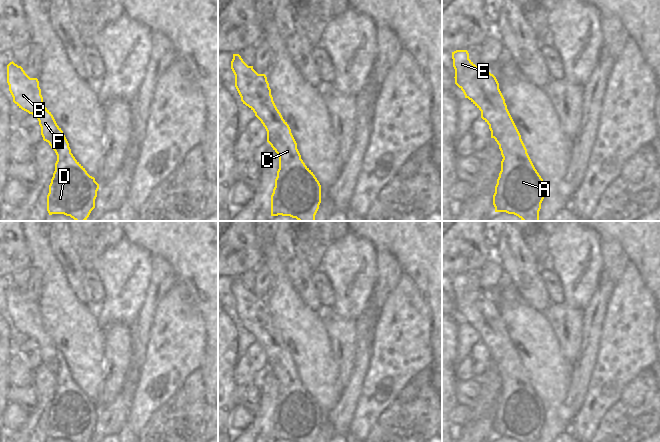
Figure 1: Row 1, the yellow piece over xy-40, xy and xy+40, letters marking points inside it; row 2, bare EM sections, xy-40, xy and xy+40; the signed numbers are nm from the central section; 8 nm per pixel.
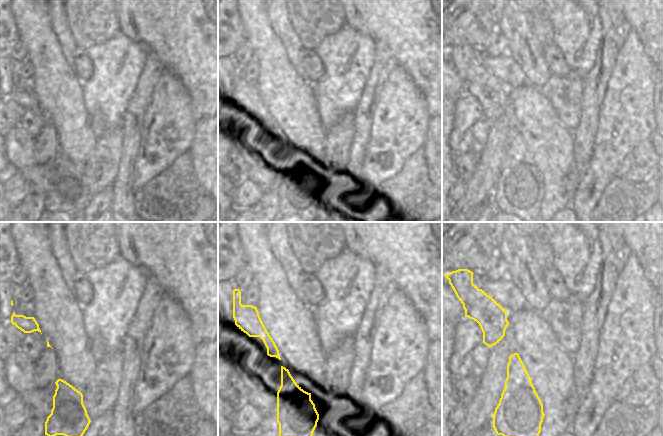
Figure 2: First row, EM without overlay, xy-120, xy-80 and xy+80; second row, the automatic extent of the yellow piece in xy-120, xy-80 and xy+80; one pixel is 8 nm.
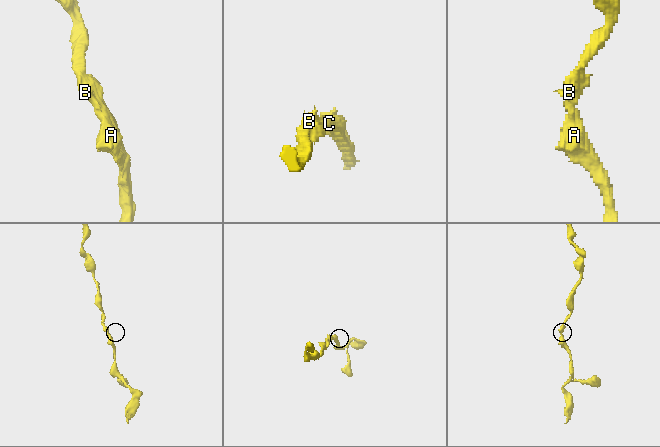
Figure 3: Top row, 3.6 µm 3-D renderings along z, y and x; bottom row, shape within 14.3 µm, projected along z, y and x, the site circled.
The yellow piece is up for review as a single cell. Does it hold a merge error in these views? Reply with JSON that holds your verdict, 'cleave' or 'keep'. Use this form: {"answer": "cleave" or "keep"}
{"answer": "keep"}

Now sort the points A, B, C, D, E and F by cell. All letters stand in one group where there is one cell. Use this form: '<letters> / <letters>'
A B C D E F

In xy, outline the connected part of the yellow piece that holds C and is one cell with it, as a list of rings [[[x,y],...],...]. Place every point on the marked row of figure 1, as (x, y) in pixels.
[[[233,54],[231,69],[241,101],[261,121],[267,131],[267,142],[279,157],[271,216],[315,221],[321,203],[321,185],[301,159],[291,129],[273,101],[266,75],[258,74],[239,54]]]

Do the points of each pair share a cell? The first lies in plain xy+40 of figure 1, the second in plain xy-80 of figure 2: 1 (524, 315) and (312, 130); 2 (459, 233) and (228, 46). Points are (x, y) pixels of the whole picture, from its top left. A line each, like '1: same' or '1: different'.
1: same
2: same

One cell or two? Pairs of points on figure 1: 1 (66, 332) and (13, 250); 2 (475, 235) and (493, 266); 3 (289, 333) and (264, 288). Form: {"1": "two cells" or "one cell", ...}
{"1": "two cells", "2": "two cells", "3": "two cells"}

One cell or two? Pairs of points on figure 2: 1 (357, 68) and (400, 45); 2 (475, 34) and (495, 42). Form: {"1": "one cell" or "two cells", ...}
{"1": "two cells", "2": "two cells"}

